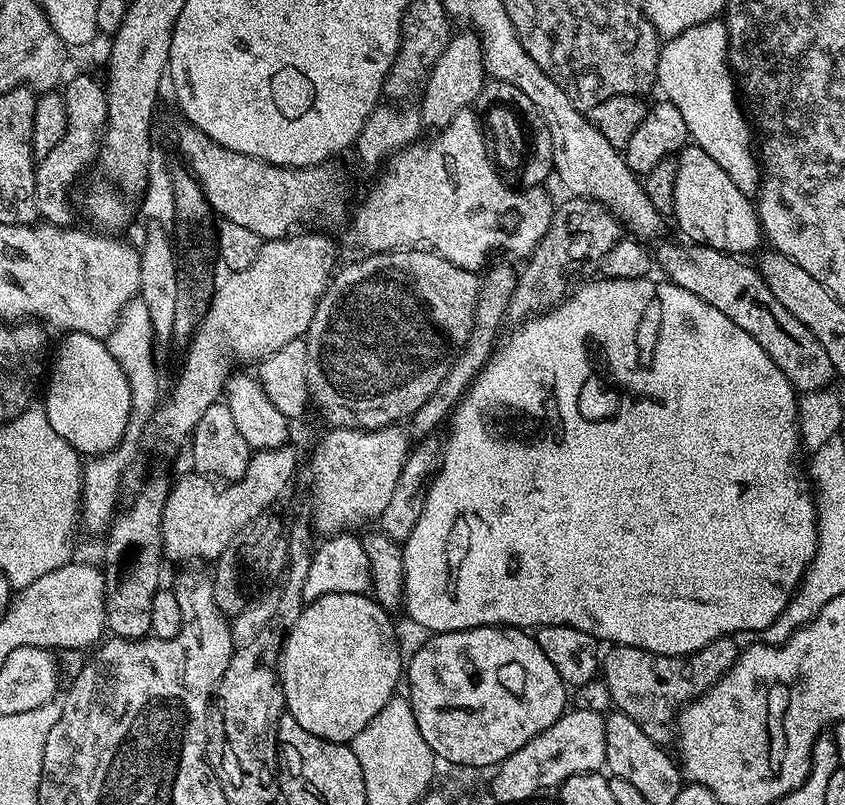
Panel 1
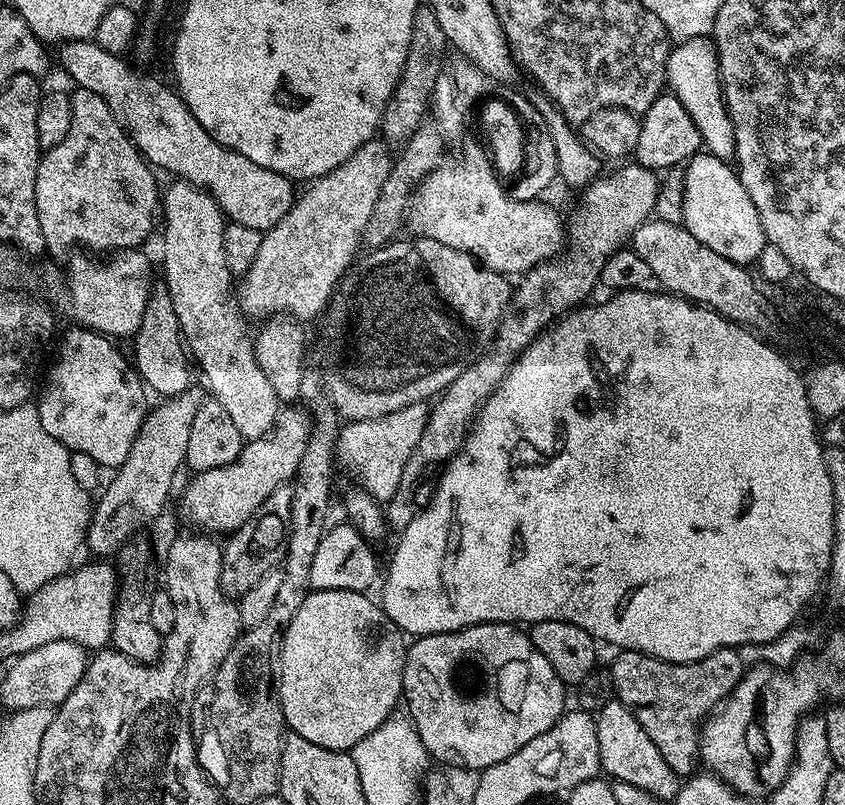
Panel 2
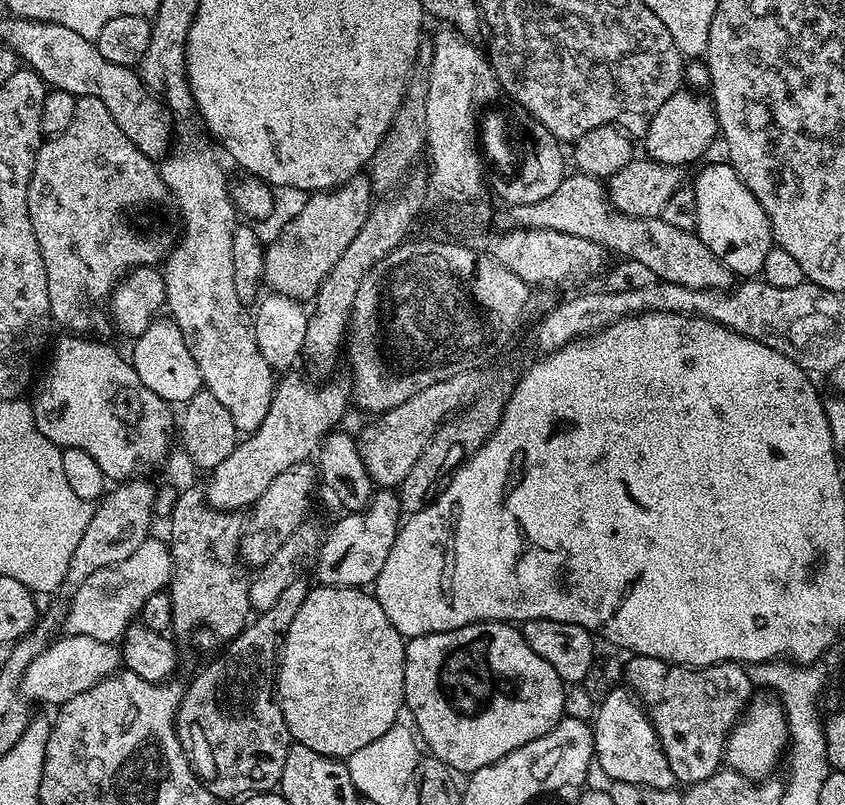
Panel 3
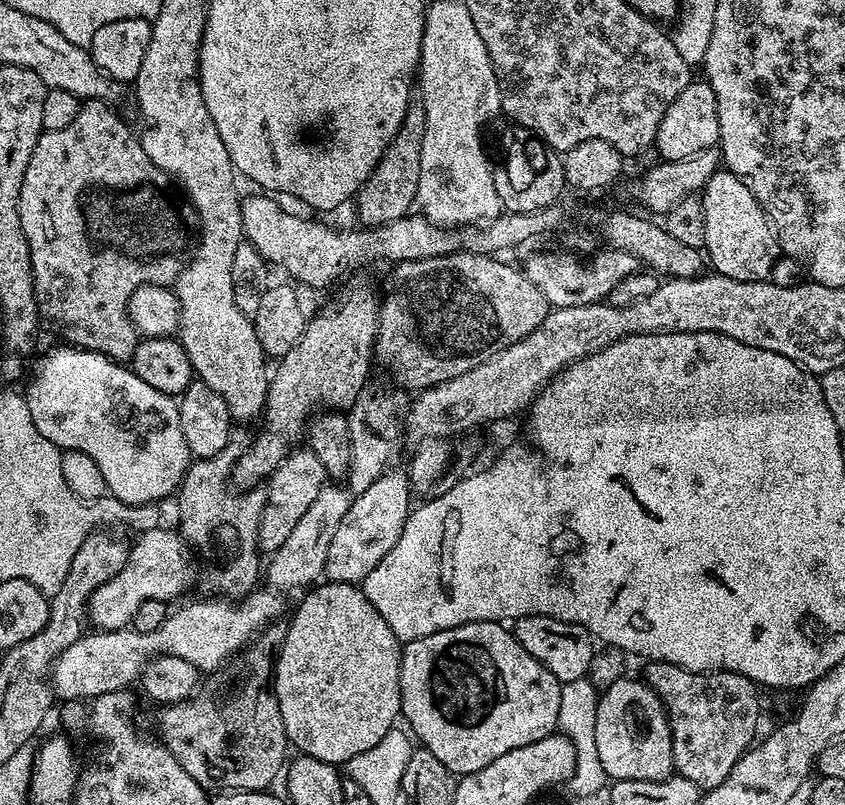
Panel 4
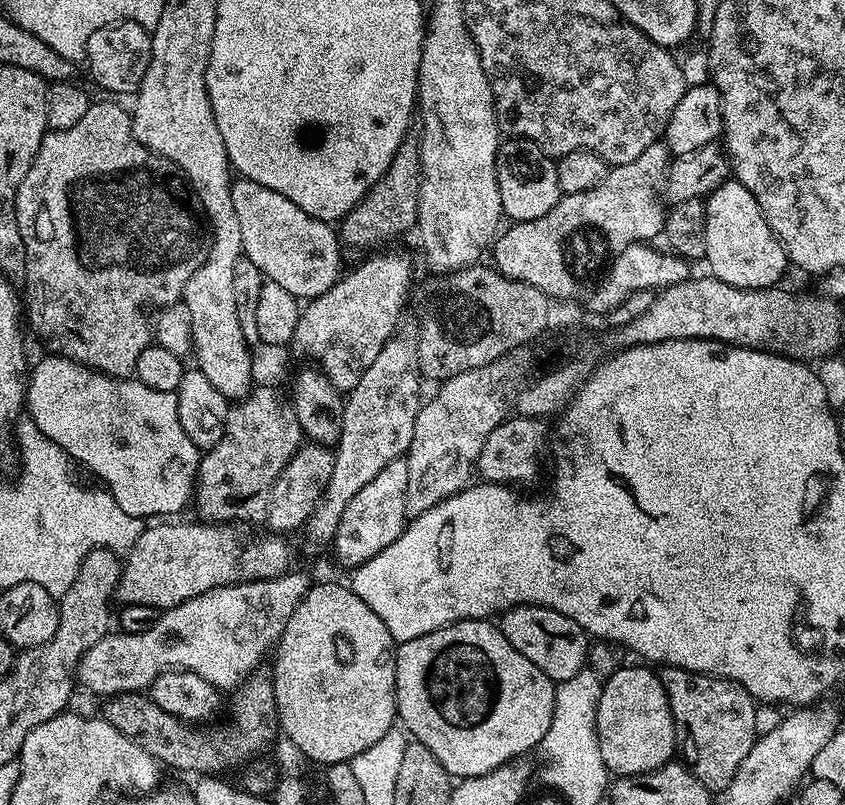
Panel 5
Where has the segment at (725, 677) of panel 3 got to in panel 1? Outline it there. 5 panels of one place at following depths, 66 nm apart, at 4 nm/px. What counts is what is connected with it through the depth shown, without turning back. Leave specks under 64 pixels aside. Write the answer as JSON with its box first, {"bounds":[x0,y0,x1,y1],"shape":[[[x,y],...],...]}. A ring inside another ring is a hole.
{"bounds":[602,636,738,746],"shape":[[[723,636],[688,656],[663,656],[625,644],[609,647],[609,652],[605,651],[602,656],[602,678],[610,690],[615,711],[634,718],[634,722],[642,726],[646,738],[655,744],[668,746],[674,740],[669,725],[675,721],[680,709],[713,688],[730,666],[734,666],[738,655],[734,641],[732,636]]]}

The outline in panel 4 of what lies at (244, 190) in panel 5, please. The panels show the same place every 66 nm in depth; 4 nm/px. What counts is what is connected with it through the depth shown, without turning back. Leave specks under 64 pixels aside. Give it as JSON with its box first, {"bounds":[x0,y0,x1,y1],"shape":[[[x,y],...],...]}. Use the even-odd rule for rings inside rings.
{"bounds":[240,195,458,288],"shape":[[[245,195],[240,202],[245,241],[252,244],[269,265],[276,267],[277,264],[282,271],[293,276],[291,279],[297,285],[305,284],[308,288],[324,288],[334,283],[348,268],[370,264],[374,260],[421,260],[423,256],[446,256],[458,248],[457,233],[453,229],[439,228],[419,214],[403,216],[381,228],[335,232],[316,220],[307,220],[304,216],[287,212],[276,201],[279,199],[271,195],[256,195],[260,196]]]}

